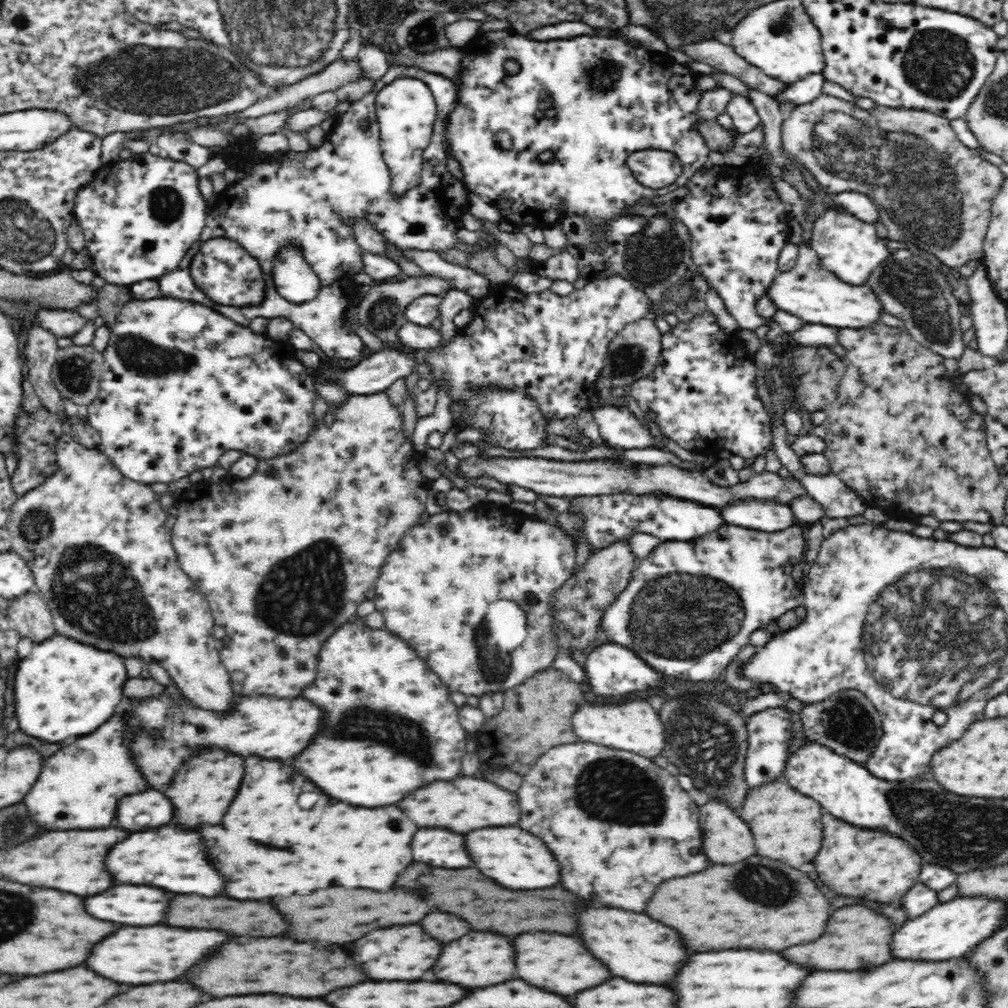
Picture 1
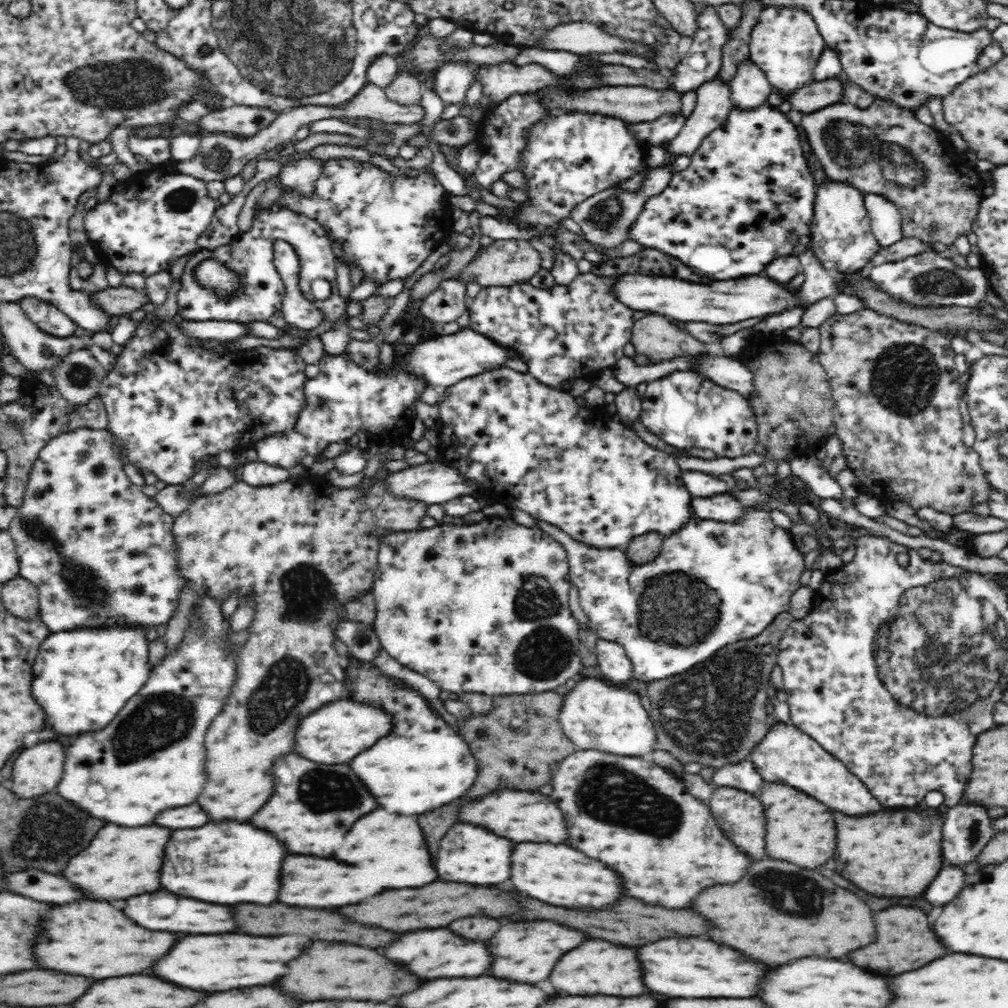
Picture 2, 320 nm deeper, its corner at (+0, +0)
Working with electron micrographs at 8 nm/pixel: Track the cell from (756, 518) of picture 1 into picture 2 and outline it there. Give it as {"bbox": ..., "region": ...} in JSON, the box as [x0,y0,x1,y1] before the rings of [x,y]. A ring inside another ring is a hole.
{"bbox":[694,494,746,522],"region":[[[718,494],[712,498],[694,498],[694,516],[696,518],[712,518],[720,522],[738,522],[744,514],[746,506],[734,500],[728,494]]]}

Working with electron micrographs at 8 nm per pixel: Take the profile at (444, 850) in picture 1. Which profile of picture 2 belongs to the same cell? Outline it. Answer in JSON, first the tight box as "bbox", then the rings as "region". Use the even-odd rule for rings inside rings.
{"bbox":[438,824,510,884],"region":[[[454,824],[440,842],[438,850],[438,874],[448,882],[468,882],[468,884],[498,884],[510,878],[506,870],[506,858],[510,858],[510,840],[490,834],[474,824]]]}

